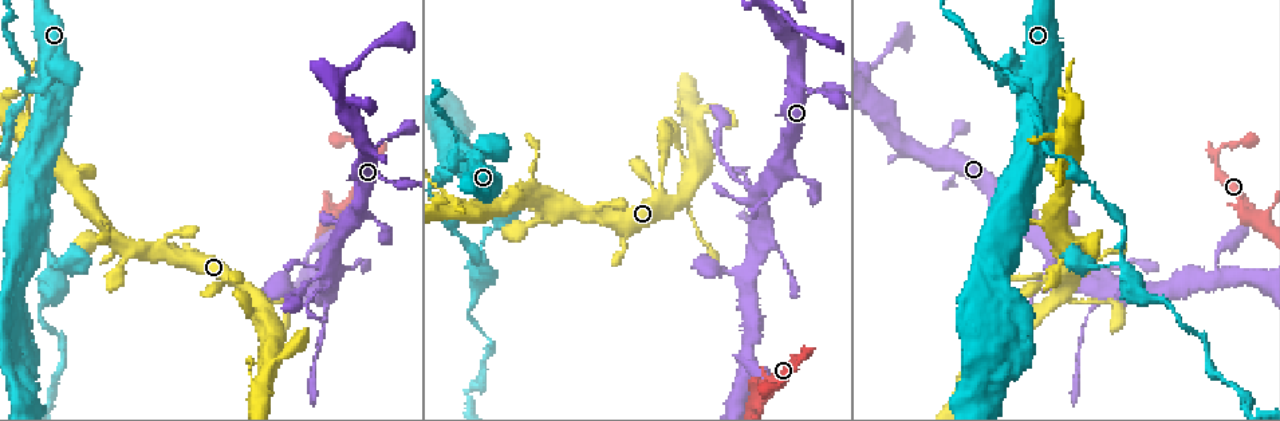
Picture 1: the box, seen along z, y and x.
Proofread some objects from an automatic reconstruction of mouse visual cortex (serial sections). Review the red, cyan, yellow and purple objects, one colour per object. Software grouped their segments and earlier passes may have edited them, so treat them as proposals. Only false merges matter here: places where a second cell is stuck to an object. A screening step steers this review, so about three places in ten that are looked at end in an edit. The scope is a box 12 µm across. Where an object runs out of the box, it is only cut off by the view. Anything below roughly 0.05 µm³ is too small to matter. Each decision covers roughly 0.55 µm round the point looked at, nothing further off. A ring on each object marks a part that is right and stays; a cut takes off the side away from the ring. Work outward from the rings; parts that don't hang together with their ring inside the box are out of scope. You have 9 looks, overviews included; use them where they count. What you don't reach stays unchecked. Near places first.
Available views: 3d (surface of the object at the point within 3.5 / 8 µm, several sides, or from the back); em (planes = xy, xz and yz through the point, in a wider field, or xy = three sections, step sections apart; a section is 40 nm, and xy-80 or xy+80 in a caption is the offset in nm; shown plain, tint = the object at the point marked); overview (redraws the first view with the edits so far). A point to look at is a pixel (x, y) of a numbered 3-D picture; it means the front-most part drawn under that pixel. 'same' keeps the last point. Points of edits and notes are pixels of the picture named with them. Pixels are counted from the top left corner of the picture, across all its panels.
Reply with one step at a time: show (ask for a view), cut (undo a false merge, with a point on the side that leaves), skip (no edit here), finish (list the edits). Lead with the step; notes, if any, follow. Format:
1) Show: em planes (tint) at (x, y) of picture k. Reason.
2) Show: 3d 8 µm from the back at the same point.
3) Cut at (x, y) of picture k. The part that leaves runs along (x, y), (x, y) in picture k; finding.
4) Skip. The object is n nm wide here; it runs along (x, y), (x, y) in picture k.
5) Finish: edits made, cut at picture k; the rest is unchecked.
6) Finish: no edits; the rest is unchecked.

Show: 3d 3.5 µm from the back at (1026, 96) of picture 1. Thin neck.

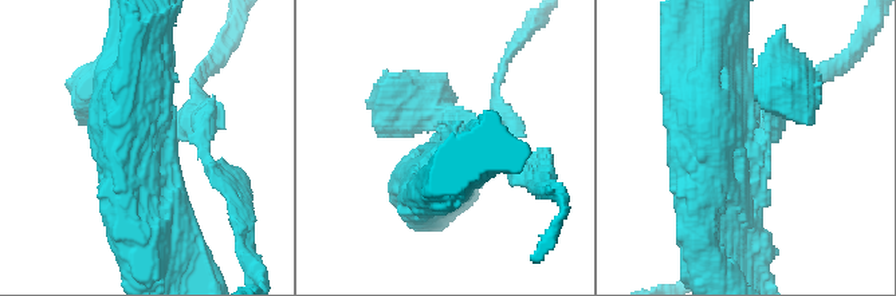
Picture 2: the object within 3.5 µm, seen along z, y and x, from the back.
Show: em xy step 2 (tint) at (748, 139) of picture 2. Need the tissue.

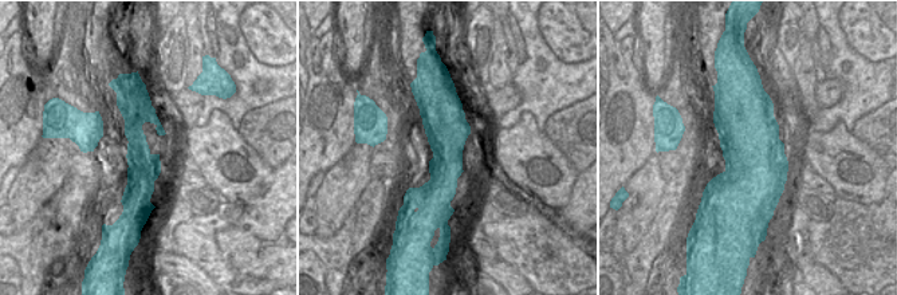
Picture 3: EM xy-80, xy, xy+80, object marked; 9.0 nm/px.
Cut at (411, 130) of picture 2. A second cell is stuck on.

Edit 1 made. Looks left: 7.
Show: overview. Redraw.

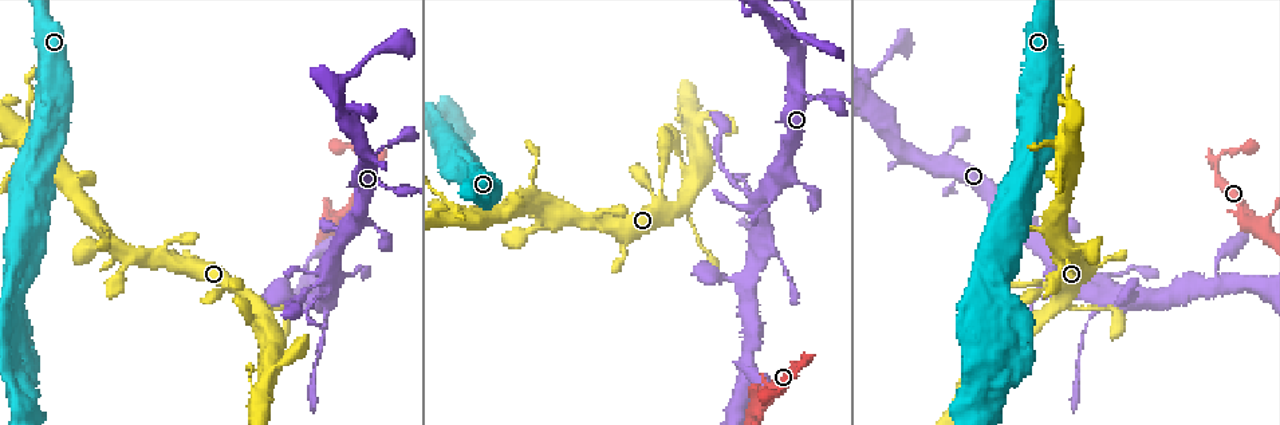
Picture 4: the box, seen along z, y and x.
Show: 3d 8 µm at (788, 174) of picture 4. Two arms at a narrow angle.

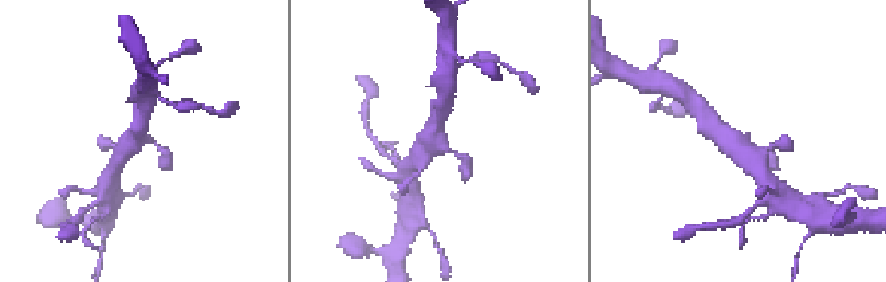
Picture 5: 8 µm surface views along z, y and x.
Show: 3d 3.5 µm at (142, 142) of picture 5.

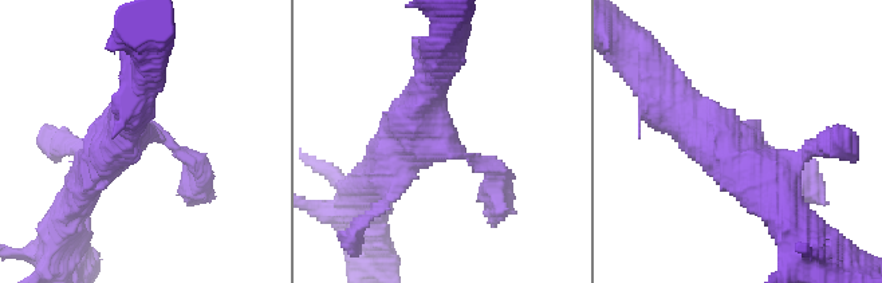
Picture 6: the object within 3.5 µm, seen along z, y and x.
Show: em xy step 5 (tint) at (432, 139) of picture 6. 4 arms meet here; the arms are 150, 250, 450, 450 nm wide; shape alone is not enough.

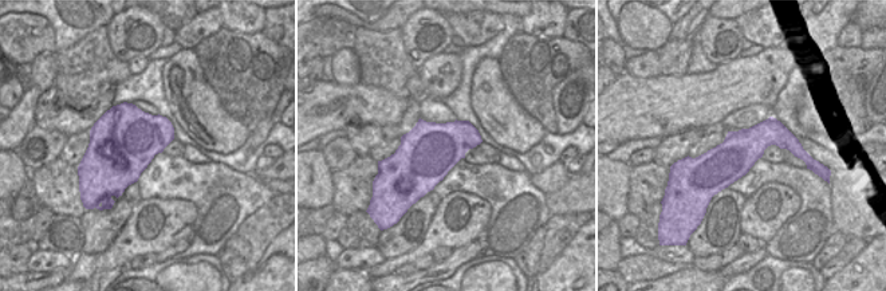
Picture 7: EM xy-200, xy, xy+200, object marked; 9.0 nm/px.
Skip. It runs along (800, 154), (756, 138), (694, 161) in picture 7; one cell here.

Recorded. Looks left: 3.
Show: 3d 8 µm at (1058, 303) of picture 4. Three arms meet.

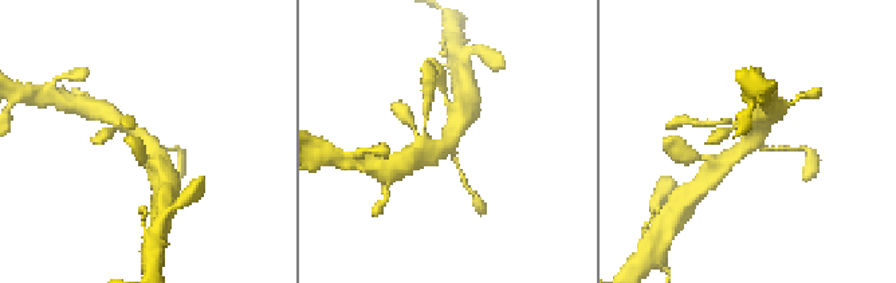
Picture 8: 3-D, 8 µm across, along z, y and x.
Show: 3d 3.5 µm at (751, 142) of picture 8.

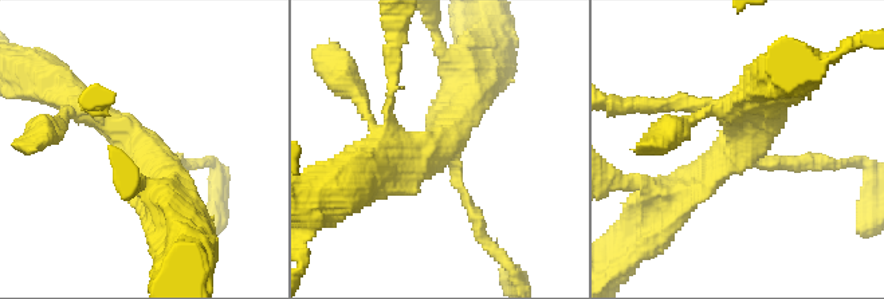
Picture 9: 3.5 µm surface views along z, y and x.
Show: em xy step 5 (tint) at (444, 143) of picture 9. 3 arms meet here; the arms are 150, 300, 350 nm wide; now the EM.

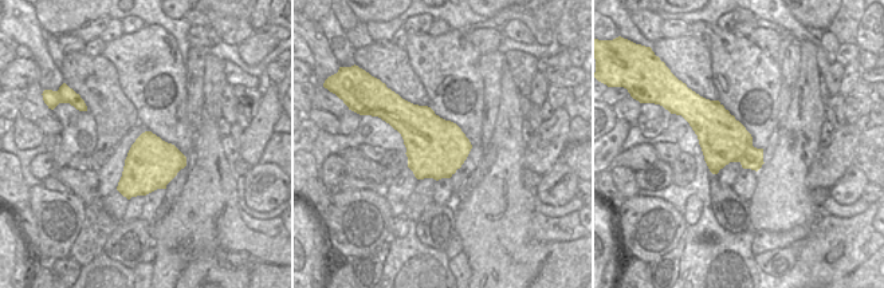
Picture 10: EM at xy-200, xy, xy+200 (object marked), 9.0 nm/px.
Skip. It runs along (71, 95), (157, 165), (169, 199) in picture 9; all the same cell.

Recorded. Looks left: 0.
Finish: edits made, cut at picture 2; the rest is unchecked.

